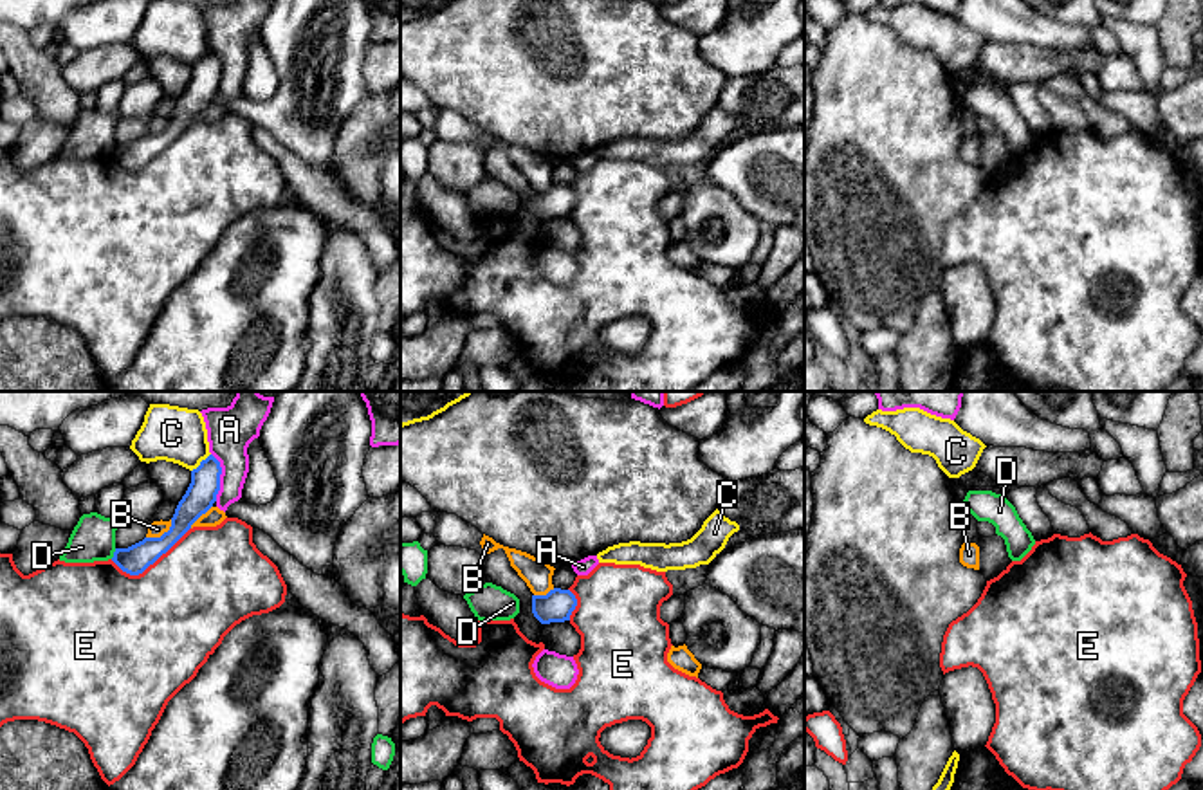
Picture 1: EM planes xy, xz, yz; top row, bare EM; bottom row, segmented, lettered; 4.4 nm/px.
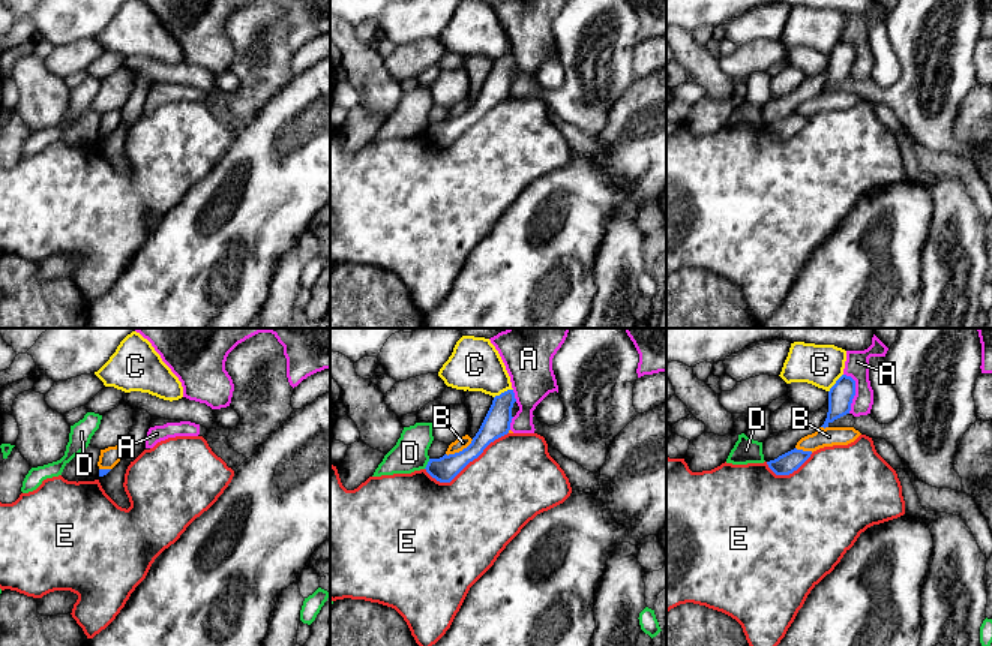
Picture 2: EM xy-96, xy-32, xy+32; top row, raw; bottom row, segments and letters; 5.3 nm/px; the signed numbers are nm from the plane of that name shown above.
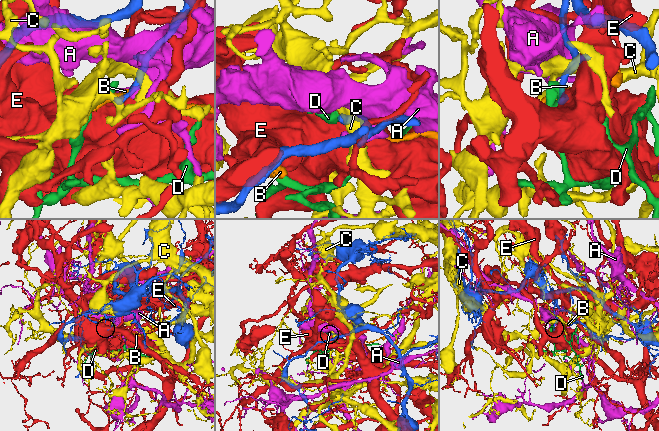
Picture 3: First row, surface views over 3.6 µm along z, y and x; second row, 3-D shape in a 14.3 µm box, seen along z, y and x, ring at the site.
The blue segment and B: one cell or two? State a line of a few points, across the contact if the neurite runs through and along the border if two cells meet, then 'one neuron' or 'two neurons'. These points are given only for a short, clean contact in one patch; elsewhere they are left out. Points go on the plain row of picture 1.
line xy (172, 116), (172, 121), (159, 132), (146, 134); two neurons

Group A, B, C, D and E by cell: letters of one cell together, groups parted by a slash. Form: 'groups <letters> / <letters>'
groups A / B / C / D / E

